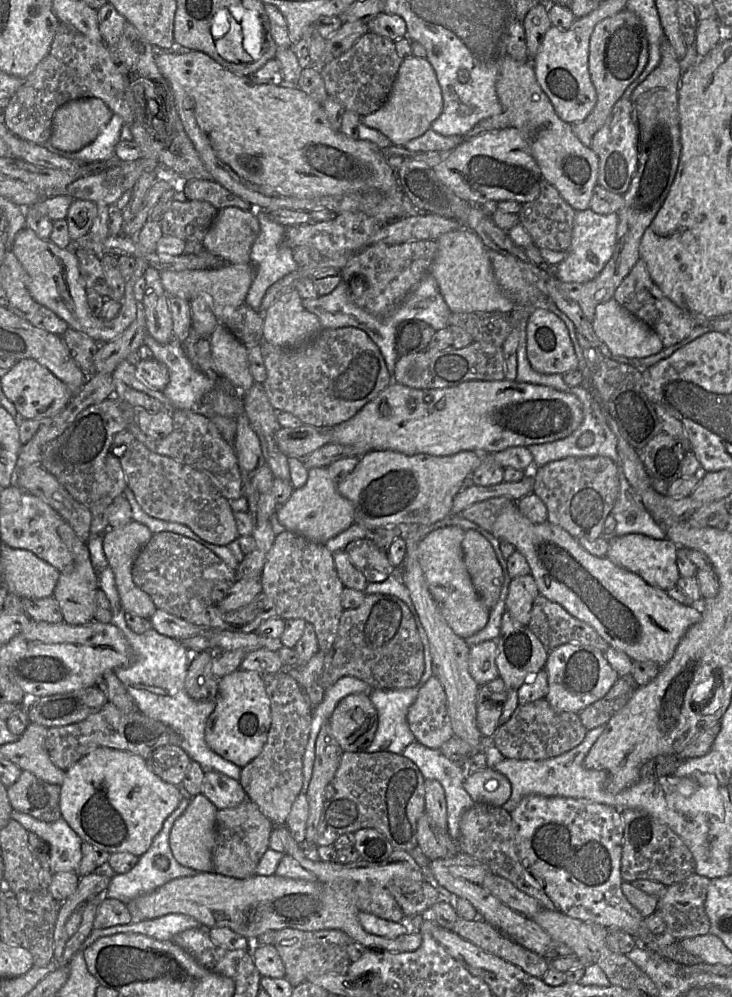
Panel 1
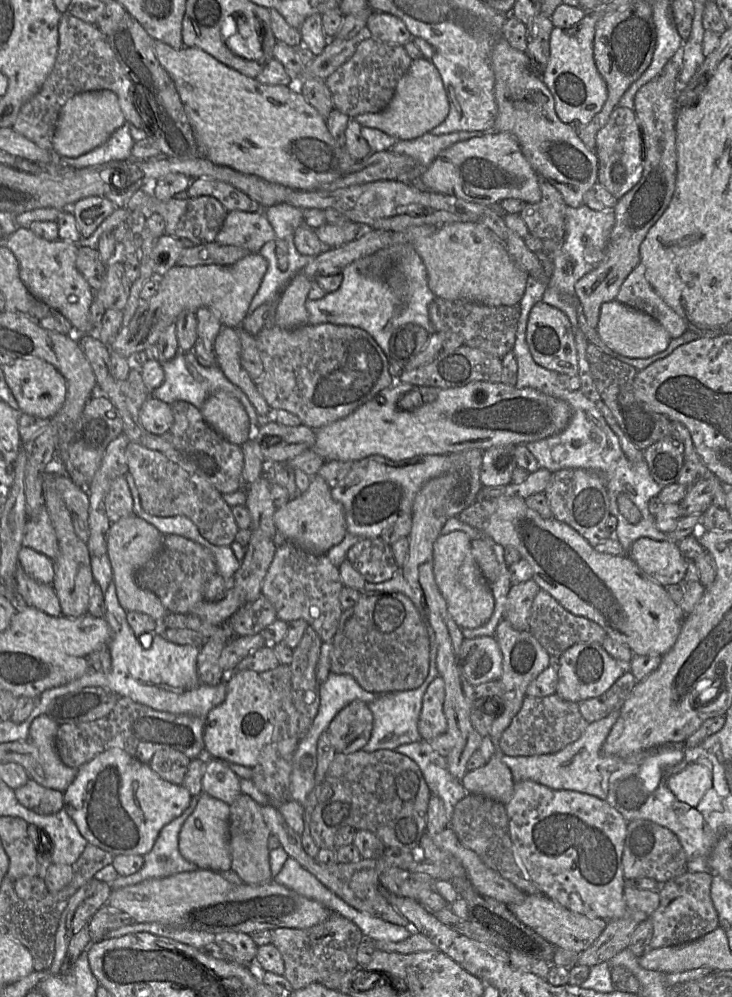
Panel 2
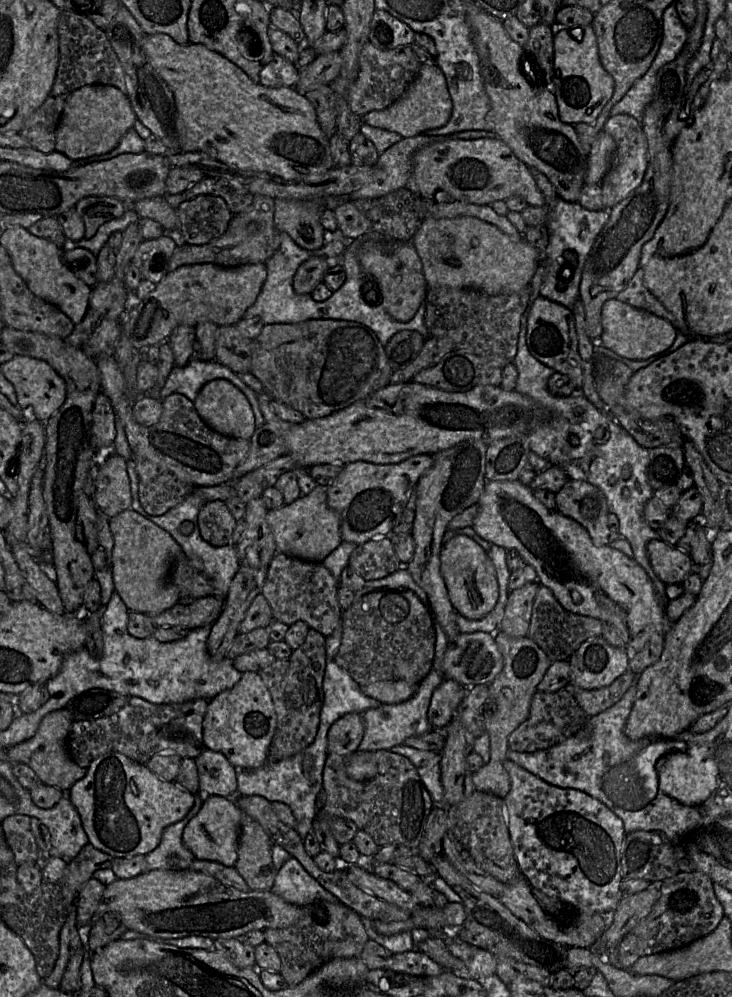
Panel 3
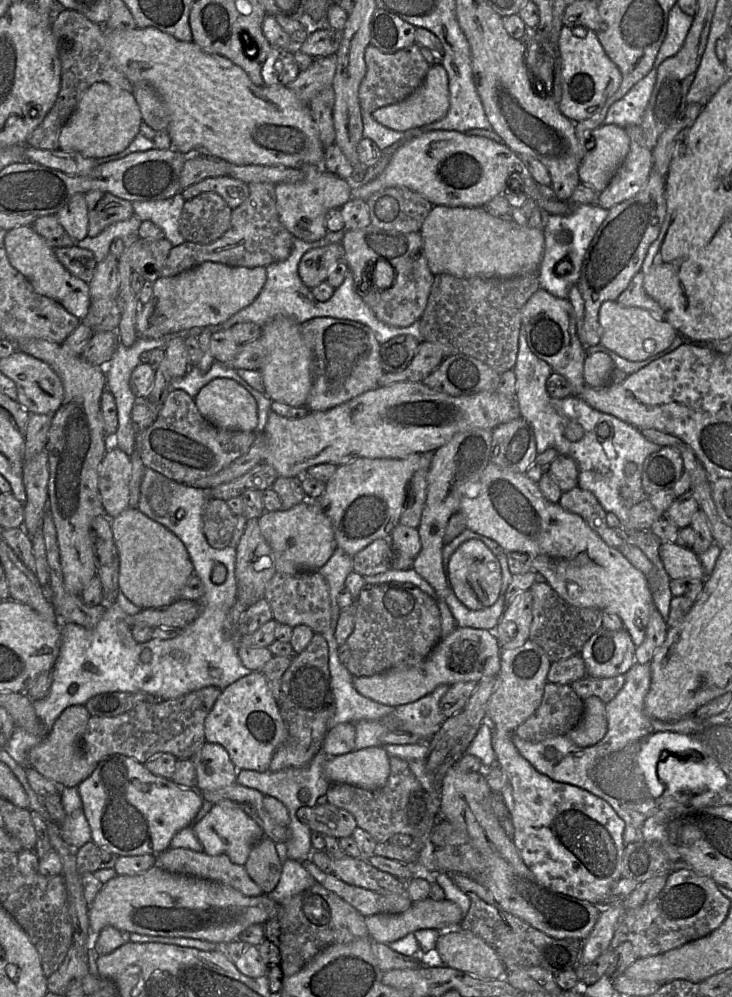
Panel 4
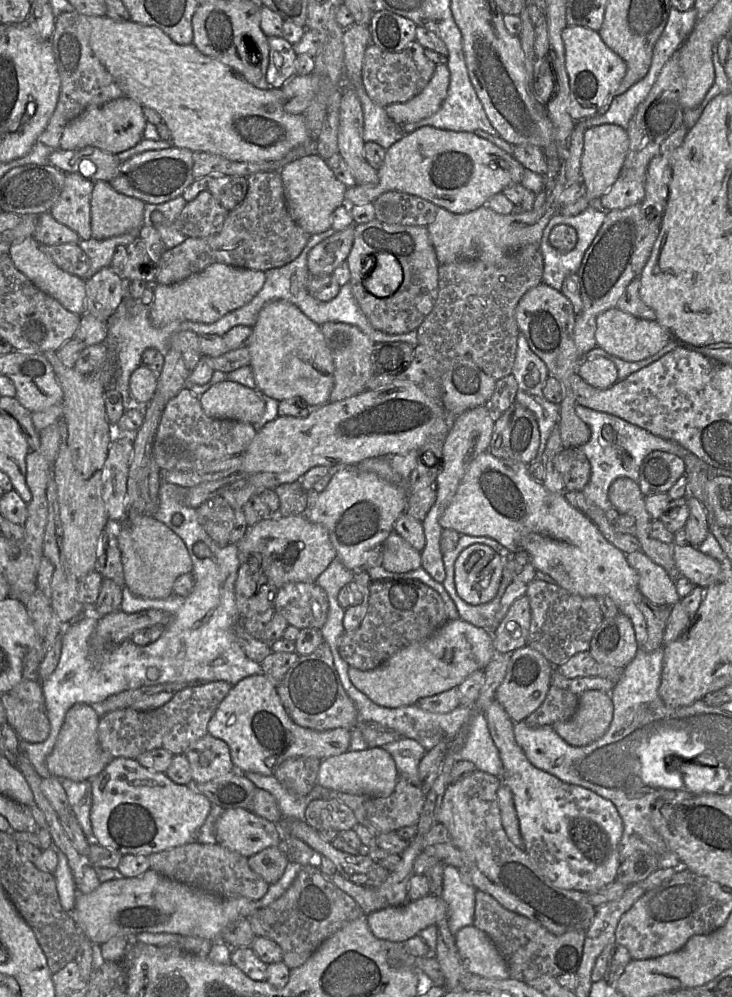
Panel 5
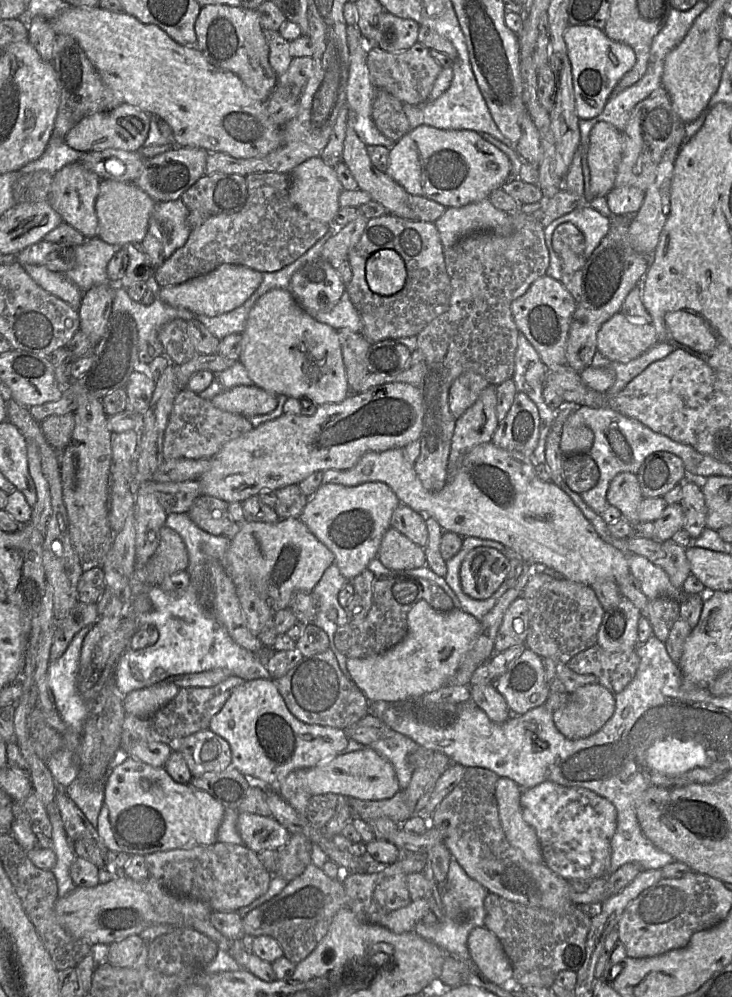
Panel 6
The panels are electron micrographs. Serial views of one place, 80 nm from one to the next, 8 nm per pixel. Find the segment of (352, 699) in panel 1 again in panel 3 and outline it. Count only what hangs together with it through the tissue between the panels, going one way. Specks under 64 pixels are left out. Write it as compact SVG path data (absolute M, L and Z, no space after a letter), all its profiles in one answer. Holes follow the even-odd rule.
M351 712L338 718L328 731L328 754L353 754L363 739L364 731L361 713Z

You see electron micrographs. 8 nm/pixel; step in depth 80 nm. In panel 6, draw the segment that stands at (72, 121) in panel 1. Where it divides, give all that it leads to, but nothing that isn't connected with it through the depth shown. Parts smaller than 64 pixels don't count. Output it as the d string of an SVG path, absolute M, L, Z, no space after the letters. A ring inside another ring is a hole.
M126 102L105 112L99 112L83 118L63 138L70 148L81 151L102 151L120 149L128 152L138 151L145 144L151 119L154 115Z

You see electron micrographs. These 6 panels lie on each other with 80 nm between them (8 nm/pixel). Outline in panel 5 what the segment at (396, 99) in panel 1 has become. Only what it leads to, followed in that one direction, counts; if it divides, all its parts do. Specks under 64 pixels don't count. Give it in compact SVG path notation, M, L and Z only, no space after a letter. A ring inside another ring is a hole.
M437 64L432 78L419 94L404 103L389 104L385 111L398 125L420 121L440 109L449 84L449 68L445 64Z

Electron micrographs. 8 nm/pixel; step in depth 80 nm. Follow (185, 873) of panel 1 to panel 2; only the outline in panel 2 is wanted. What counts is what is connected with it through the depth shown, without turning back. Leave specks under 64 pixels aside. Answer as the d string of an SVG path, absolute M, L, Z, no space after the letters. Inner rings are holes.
M192 796L186 810L161 829L151 851L143 856L144 863L141 869L129 876L118 876L109 884L112 890L135 885L148 879L164 878L199 869L195 864L184 859L178 848L180 830L194 811L198 799L199 796Z

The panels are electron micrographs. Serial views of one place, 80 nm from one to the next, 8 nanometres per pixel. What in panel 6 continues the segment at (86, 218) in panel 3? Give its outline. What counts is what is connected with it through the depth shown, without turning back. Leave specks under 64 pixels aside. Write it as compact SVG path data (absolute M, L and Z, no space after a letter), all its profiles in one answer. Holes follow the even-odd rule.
M101 180L95 203L98 217L97 237L109 244L126 246L142 242L149 232L149 219L156 201L134 182Z

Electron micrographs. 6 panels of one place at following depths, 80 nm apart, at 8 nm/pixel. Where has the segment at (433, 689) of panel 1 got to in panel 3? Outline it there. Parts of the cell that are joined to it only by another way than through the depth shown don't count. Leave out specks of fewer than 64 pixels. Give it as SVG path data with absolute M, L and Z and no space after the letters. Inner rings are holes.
M444 678L432 693L427 718L432 729L444 730L467 693L465 686Z

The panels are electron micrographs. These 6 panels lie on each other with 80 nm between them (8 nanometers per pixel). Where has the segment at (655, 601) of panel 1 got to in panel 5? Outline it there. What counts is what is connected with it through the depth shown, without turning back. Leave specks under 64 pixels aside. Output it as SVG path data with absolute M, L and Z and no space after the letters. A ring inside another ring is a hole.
M489 451L478 455L469 464L452 502L440 517L441 527L453 529L460 535L492 538L511 553L526 552L536 570L548 574L554 583L571 594L610 597L619 612L630 618L637 644L641 646L647 638L647 624L634 602L634 596L639 592L638 573L627 562L626 554L609 543L585 514L569 504L563 493L550 492L542 483L535 481L528 466L522 462L499 459Z

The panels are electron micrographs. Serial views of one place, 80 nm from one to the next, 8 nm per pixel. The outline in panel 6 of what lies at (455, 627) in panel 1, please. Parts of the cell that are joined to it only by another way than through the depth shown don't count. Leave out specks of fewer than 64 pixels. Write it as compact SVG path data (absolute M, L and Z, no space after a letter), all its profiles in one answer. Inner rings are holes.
M475 547L460 566L462 590L473 599L488 599L505 581L508 571L507 556L491 547Z

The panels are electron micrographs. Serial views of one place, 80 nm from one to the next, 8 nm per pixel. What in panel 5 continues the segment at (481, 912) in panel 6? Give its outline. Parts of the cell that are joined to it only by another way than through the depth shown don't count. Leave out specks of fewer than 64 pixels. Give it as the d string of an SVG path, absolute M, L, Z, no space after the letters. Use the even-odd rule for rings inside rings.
M451 865L445 866L441 899L448 907L451 934L455 935L461 928L473 924L475 893L475 887L459 869Z

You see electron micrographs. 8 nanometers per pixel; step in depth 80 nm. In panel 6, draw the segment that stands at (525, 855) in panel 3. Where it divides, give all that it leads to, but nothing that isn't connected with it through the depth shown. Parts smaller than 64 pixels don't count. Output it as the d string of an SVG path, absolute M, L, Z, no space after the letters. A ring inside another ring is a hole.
M494 683L473 685L470 687L470 691L471 700L486 713L492 722L504 723L511 717L508 705ZM546 781L523 789L520 805L524 821L536 833L546 867L567 881L607 877L611 862L611 839L617 828L617 811L610 801L585 788Z

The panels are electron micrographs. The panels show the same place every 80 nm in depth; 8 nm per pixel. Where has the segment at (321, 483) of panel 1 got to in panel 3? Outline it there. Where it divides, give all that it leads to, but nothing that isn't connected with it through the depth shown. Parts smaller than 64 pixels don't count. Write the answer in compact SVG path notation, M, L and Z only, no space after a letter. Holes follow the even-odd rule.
M317 486L290 504L268 510L266 521L273 533L276 553L311 562L322 562L342 542L340 520L327 504L327 487Z

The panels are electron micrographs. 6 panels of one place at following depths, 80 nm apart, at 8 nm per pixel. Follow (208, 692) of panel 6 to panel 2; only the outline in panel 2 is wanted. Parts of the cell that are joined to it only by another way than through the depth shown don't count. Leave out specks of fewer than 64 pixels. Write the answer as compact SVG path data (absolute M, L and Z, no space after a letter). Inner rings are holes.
M120 697L111 712L100 719L59 725L55 746L62 762L75 769L112 748L122 749L145 764L149 764L157 751L164 749L180 751L191 760L203 760L204 726L205 720L199 717L158 711L128 697Z

